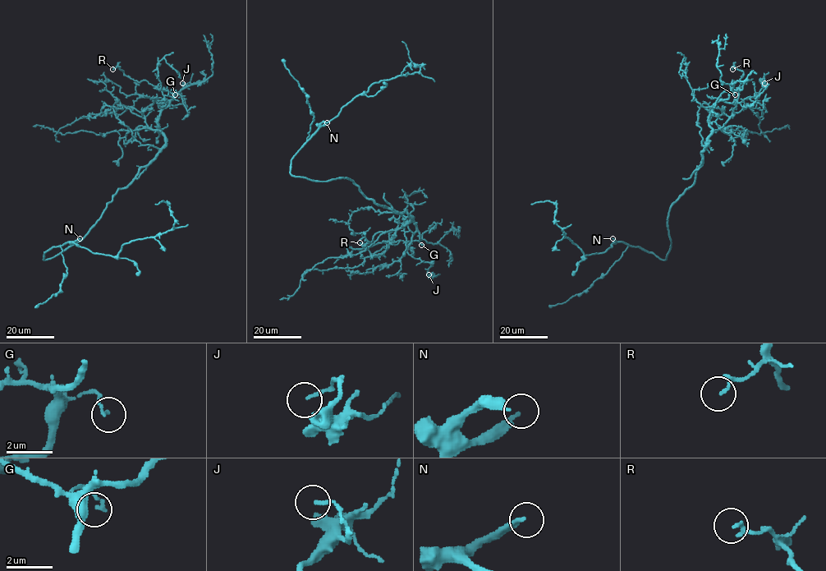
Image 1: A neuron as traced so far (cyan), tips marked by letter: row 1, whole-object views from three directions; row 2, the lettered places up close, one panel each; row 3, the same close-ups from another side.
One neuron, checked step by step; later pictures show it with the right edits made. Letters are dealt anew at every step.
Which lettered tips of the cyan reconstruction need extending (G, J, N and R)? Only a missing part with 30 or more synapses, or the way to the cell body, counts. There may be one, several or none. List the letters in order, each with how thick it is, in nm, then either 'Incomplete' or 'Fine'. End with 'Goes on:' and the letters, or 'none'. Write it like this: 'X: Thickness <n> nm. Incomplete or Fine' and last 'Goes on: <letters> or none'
G: Thickness 140 nm. Fine
J: Thickness 110 nm. Fine
N: Thickness 200 nm. Incomplete
R: Thickness 110 nm. Fine
Goes on: N

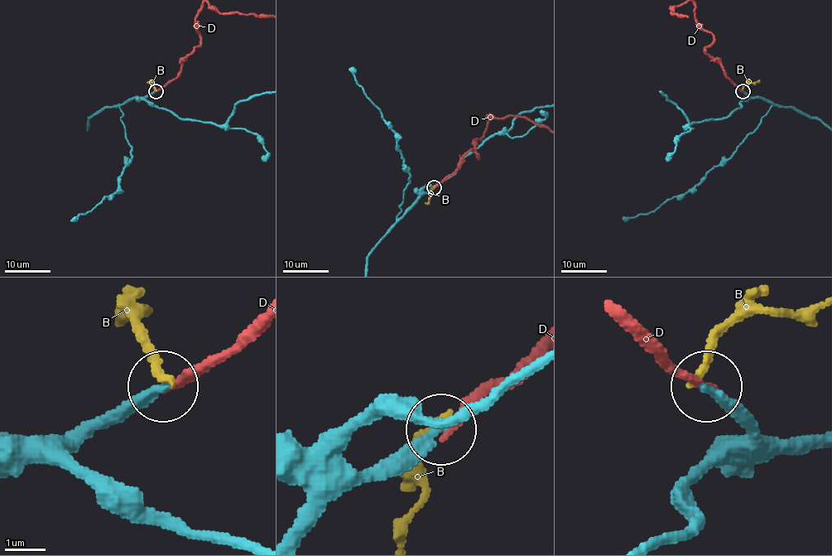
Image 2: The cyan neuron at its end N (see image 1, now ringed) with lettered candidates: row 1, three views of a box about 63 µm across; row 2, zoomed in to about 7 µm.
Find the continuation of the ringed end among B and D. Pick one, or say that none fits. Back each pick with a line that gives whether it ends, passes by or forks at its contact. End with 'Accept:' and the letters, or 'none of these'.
D: it ends
Accept: D

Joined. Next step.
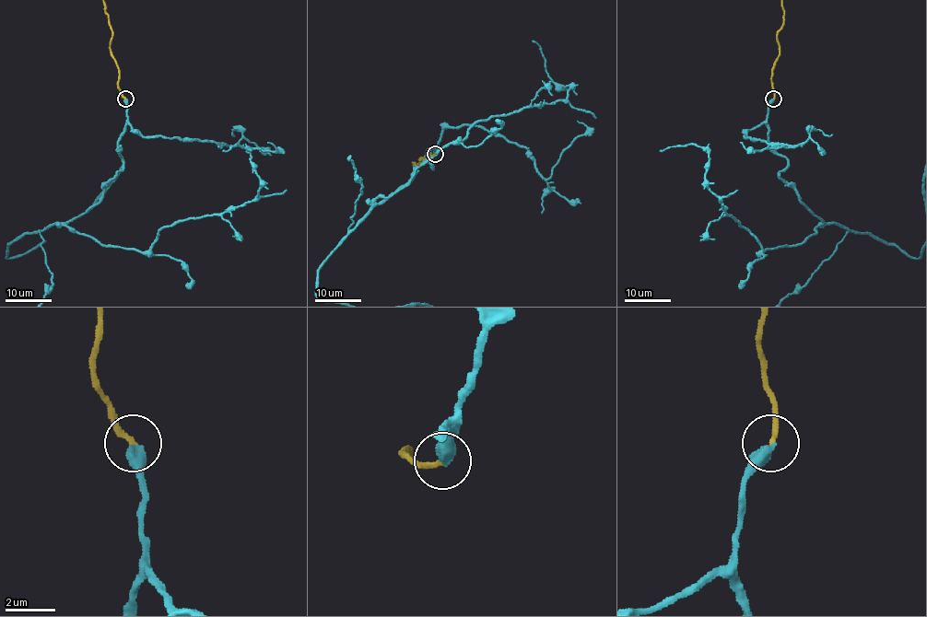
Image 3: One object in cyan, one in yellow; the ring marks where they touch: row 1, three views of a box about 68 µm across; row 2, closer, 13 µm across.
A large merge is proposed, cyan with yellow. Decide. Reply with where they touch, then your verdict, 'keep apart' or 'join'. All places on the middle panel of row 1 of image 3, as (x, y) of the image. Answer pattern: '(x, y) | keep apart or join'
(435, 154) | join

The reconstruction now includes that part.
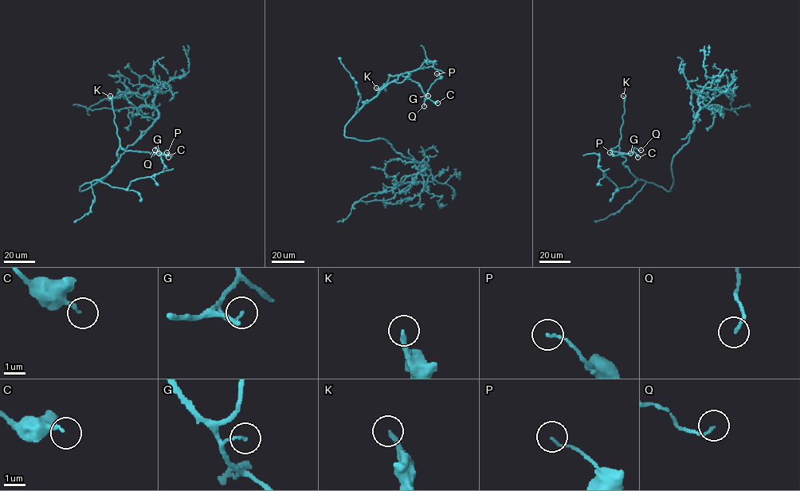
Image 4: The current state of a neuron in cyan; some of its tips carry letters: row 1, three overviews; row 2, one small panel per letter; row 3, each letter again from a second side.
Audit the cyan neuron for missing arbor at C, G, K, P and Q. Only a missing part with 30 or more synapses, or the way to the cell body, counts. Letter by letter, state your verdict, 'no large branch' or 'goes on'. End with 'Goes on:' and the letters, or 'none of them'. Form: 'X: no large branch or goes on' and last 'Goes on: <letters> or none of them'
C: no large branch
G: no large branch
K: goes on
P: no large branch
Q: no large branch
Goes on: K

